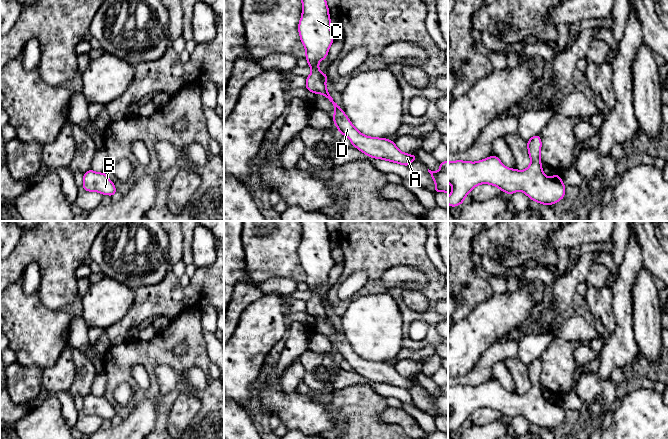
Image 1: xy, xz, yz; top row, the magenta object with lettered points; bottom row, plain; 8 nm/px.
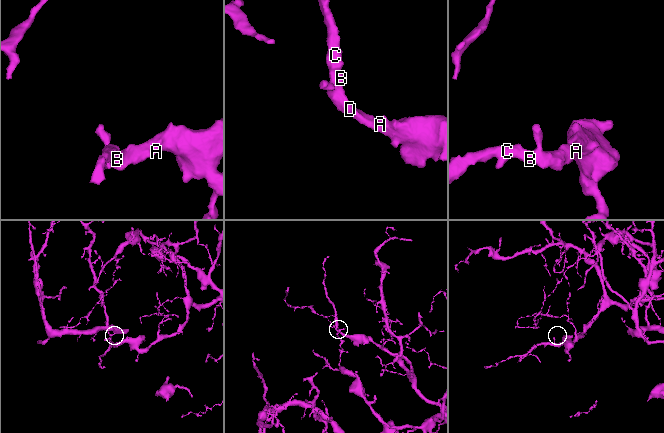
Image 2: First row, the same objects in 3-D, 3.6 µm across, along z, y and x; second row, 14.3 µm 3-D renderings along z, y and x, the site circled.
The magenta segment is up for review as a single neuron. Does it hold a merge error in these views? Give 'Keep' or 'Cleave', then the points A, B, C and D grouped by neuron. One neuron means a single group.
Keep. Groups: A B C D

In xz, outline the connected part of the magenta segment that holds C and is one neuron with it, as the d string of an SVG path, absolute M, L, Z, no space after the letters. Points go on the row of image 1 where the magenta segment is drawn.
M302 0L302 16L298 31L306 50L305 58L312 69L306 78L305 88L314 94L323 94L333 104L335 111L333 122L339 133L347 136L353 147L371 158L409 166L417 158L416 154L401 152L392 140L369 137L360 133L327 91L328 72L321 73L318 66L319 62L327 57L328 50L334 42L326 0Z

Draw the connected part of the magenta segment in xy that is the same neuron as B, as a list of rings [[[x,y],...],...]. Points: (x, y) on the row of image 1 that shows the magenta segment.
[[[91,169],[83,175],[83,189],[89,192],[96,191],[102,195],[113,196],[117,194],[115,185],[105,172],[98,173]]]

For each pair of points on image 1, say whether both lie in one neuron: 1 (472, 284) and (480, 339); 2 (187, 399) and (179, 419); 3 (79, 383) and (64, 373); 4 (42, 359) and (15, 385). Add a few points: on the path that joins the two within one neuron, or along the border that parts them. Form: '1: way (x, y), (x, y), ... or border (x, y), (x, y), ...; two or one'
1: border (493, 293), (487, 300), (479, 303), (458, 321); two
2: way (187, 404), (182, 414); one
3: border (73, 357), (75, 380), (68, 390); two
4: border (17, 361), (26, 366), (38, 366), (42, 370); two

